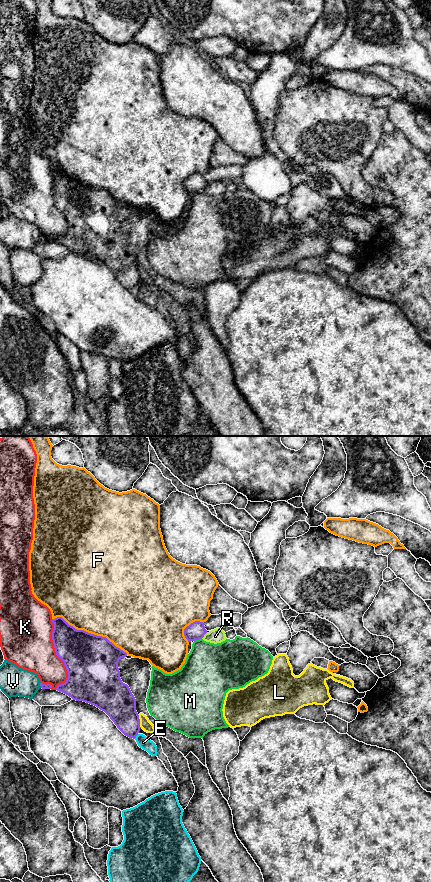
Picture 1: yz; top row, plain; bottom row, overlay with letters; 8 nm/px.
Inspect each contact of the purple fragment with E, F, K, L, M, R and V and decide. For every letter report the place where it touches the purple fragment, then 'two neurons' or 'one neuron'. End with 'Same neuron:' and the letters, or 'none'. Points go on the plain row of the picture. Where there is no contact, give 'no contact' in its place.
E: contact yz (136, 287); two neurons
F: contact yz (90, 185); two neurons
K: contact yz (57, 207); two neurons
L: contact yz (139, 273); two neurons
M: contact yz (197, 191); two neurons
R: contact yz (204, 186); two neurons
V: contact yz (40, 237); two neurons
Same neuron: none

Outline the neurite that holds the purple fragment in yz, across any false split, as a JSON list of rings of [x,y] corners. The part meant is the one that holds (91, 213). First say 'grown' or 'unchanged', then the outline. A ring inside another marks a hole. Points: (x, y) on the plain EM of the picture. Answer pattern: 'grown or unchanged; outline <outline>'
unchanged; outline [[[62,169],[52,171],[54,181],[52,192],[56,207],[64,214],[68,224],[68,230],[65,235],[57,238],[56,242],[62,244],[73,252],[83,253],[96,258],[104,263],[114,274],[117,280],[127,289],[135,291],[140,283],[140,271],[136,263],[136,251],[129,238],[122,234],[118,214],[126,209],[127,205],[116,199],[106,189],[97,188],[84,182],[77,182],[69,177]]]

